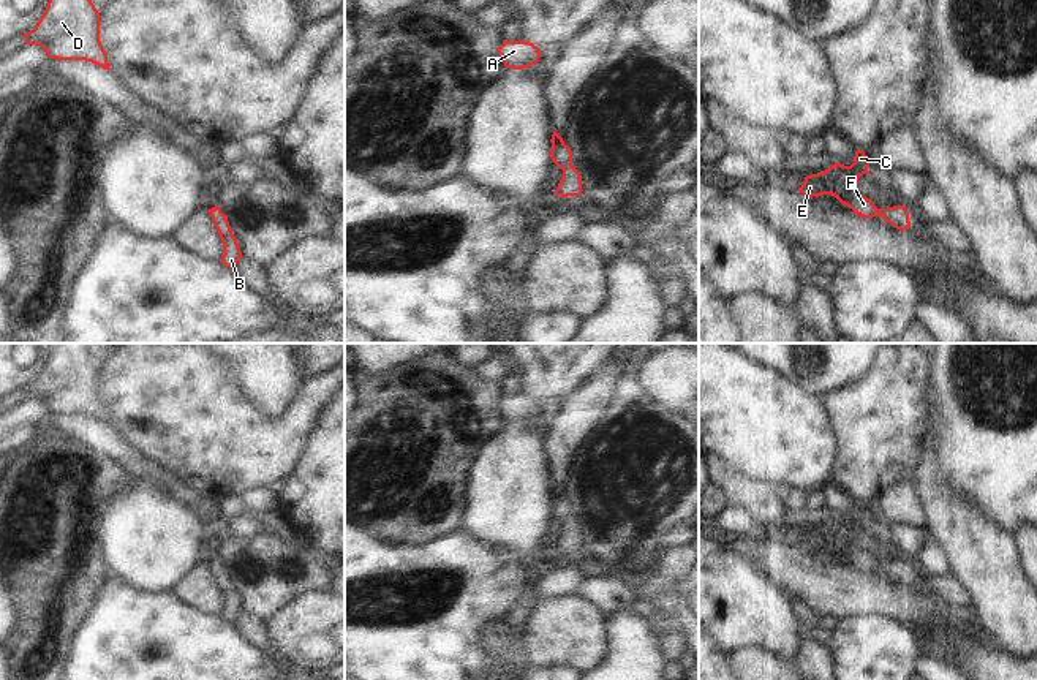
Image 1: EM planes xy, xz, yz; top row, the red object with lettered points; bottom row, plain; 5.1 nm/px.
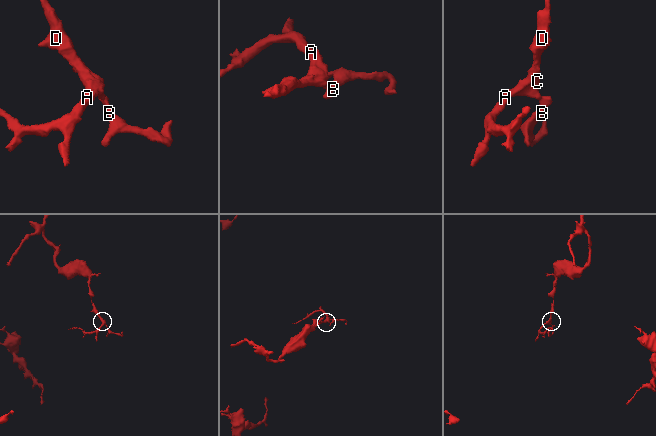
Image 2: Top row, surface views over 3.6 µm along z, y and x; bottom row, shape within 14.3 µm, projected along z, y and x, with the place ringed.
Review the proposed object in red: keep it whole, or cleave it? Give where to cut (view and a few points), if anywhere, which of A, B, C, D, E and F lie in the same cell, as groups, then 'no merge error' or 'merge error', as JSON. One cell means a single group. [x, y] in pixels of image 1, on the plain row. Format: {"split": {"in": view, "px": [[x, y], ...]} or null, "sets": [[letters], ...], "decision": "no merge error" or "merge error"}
{"split": null, "sets": [["A", "B", "C", "D", "E", "F"]], "decision": "no merge error"}

